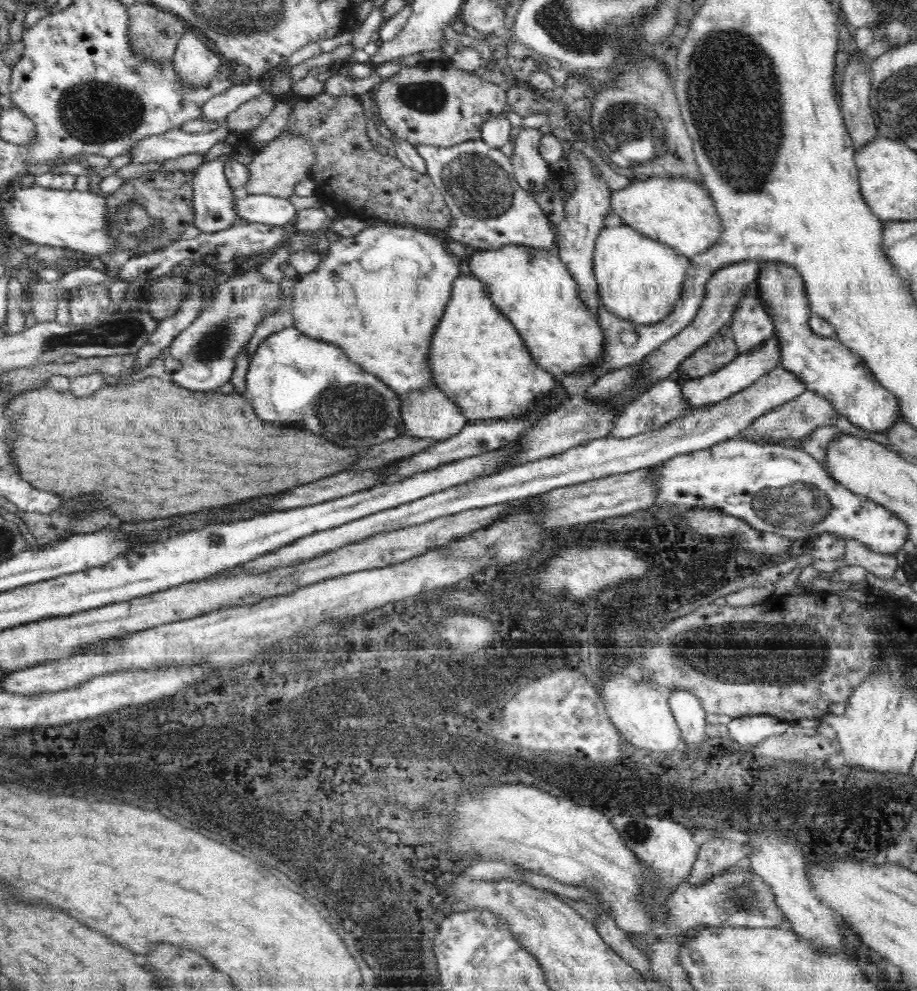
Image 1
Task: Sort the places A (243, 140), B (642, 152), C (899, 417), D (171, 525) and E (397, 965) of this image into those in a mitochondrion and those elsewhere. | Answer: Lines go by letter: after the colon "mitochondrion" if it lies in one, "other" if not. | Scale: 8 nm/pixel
A: other
B: mitochondrion
C: other
D: other
E: mitochondrion

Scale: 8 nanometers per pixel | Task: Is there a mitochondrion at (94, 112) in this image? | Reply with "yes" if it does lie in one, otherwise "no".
yes

